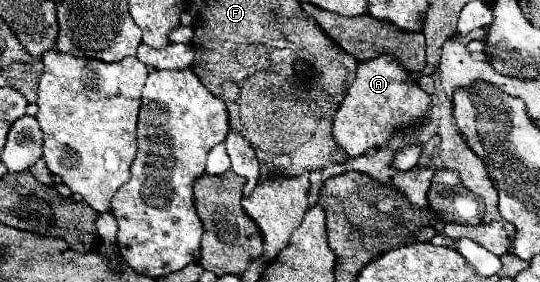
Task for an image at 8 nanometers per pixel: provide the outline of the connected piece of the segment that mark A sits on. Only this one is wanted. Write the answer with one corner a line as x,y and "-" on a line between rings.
376,56
360,62
356,80
350,86
340,110
334,116
334,138
348,152
348,156
366,154
390,140
392,132
400,126
418,124
426,118
430,96
418,86
412,72
408,72
394,56

